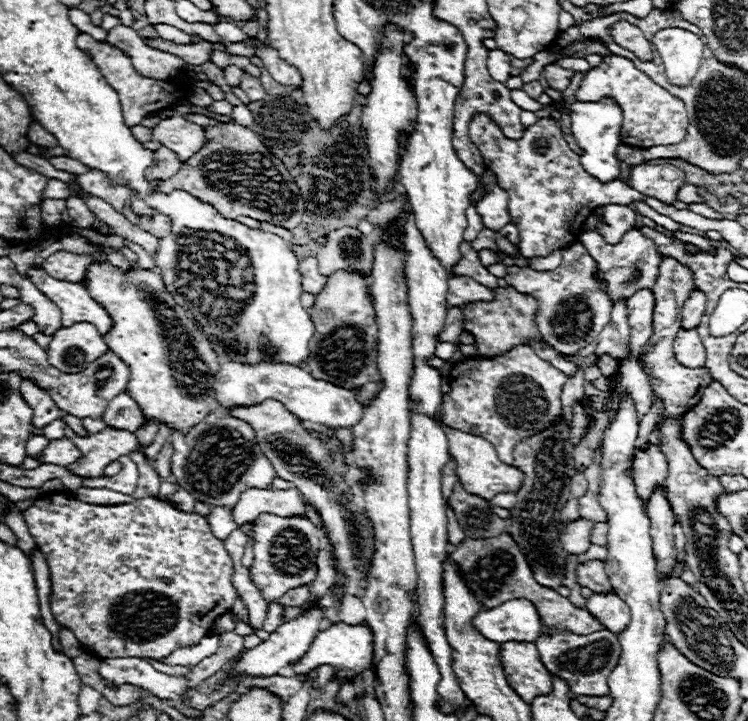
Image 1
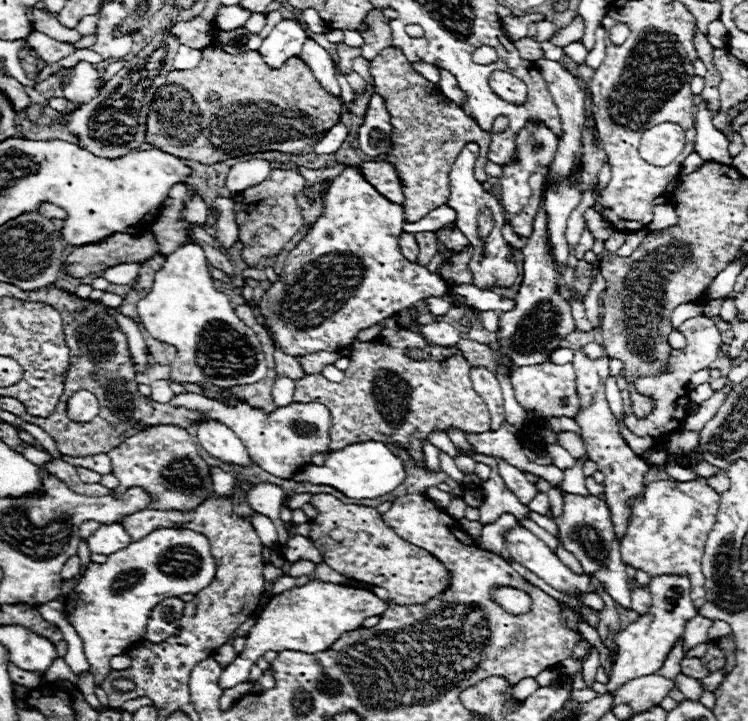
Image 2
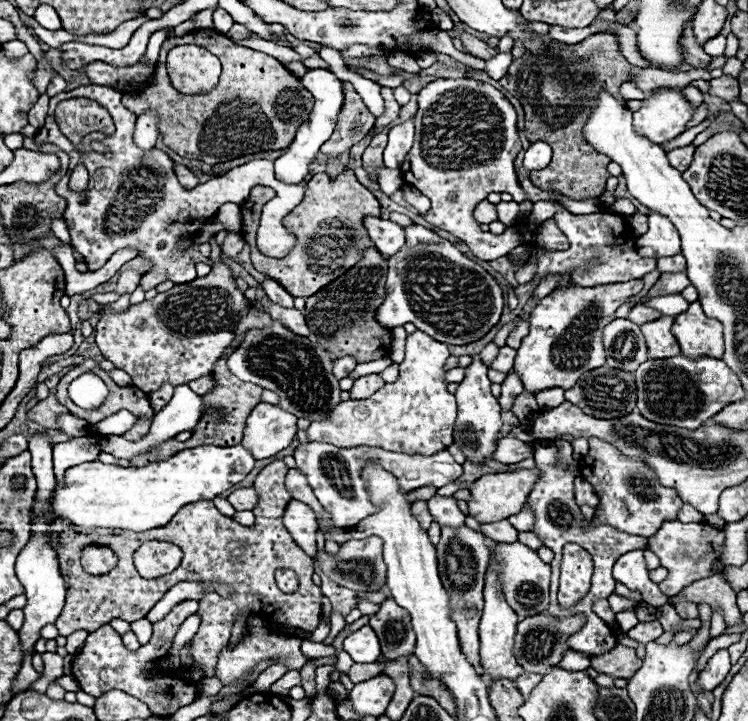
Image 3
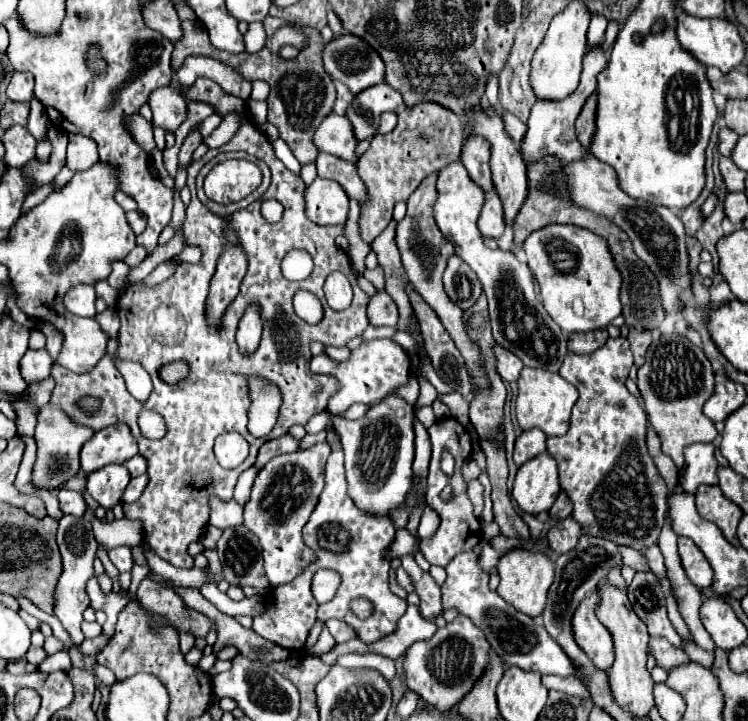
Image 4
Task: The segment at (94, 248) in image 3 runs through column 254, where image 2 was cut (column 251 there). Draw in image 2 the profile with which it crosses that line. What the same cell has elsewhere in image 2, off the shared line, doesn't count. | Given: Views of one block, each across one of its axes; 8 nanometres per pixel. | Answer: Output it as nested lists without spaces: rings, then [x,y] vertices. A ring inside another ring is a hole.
[[[246,160],[240,162],[236,166],[232,166],[232,170],[228,172],[226,178],[226,188],[230,192],[242,192],[250,186],[260,184],[262,180],[268,178],[272,166],[268,160]]]

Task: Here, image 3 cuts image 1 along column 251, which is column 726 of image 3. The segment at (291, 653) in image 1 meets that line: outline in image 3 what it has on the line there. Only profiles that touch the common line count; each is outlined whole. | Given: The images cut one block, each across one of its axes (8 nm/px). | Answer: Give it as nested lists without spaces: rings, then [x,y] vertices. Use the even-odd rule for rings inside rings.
[[[718,650],[698,676],[702,692],[712,692],[726,678],[728,672],[730,672],[730,654],[728,650]]]

